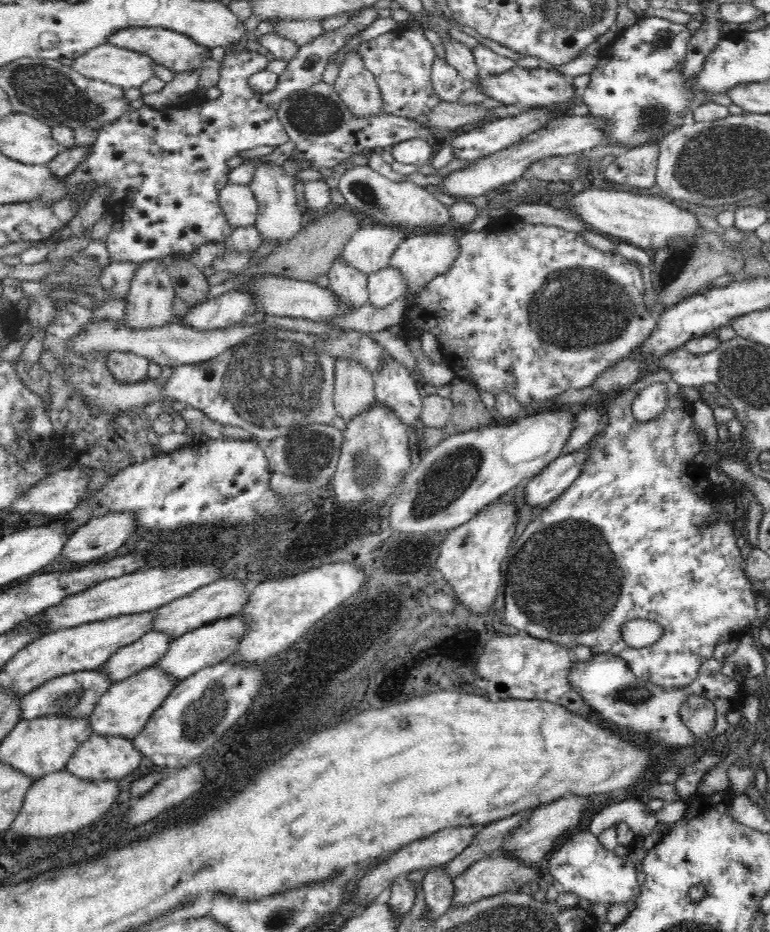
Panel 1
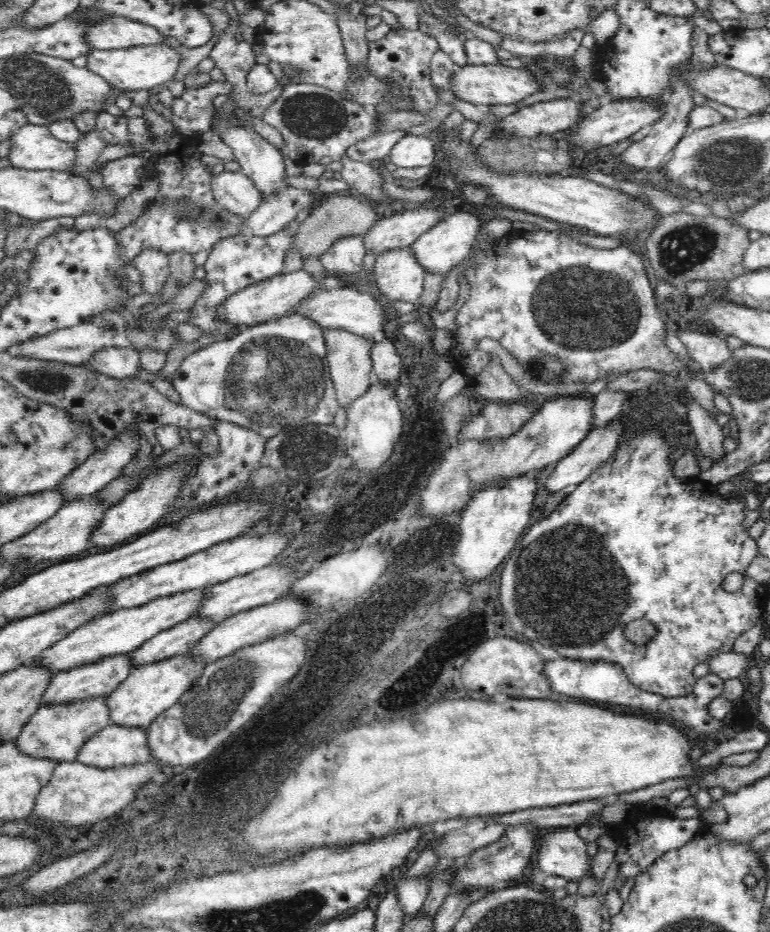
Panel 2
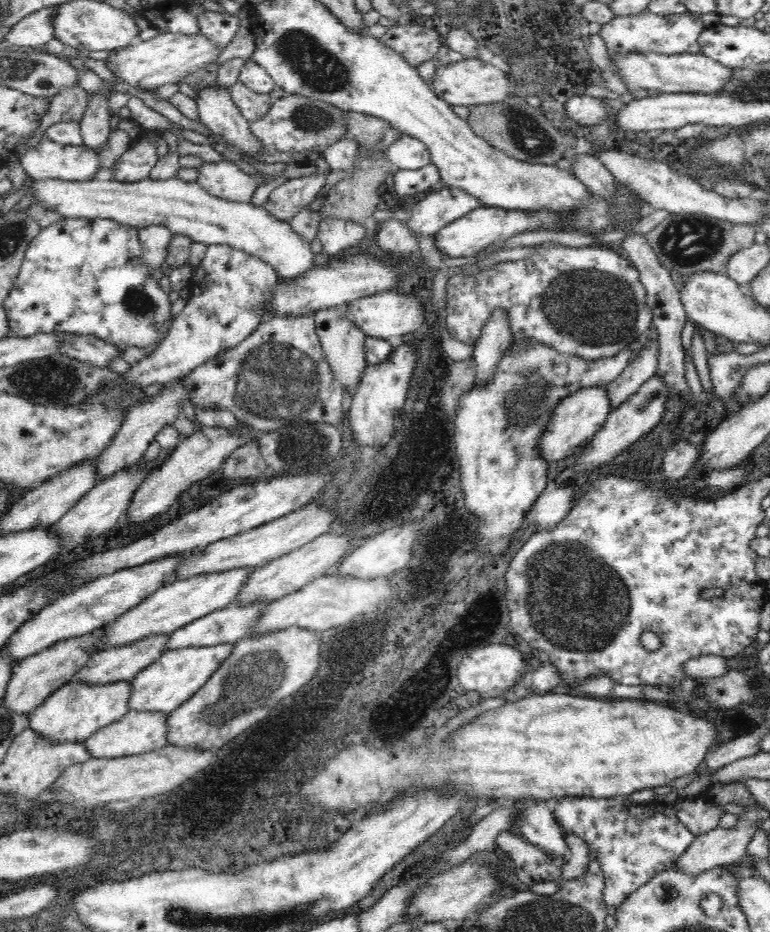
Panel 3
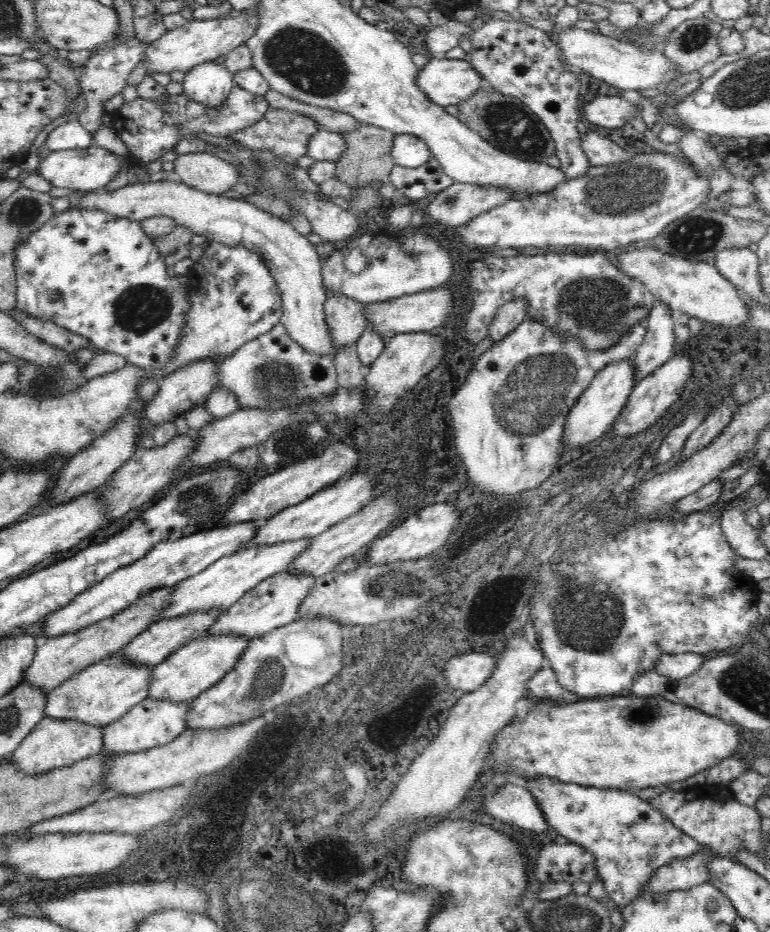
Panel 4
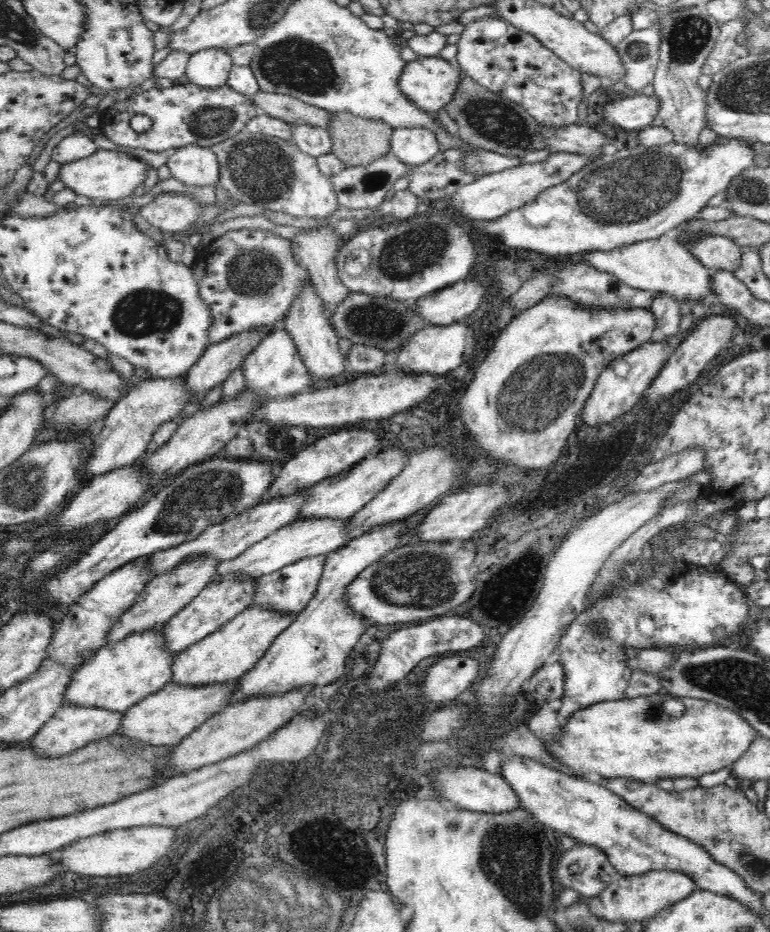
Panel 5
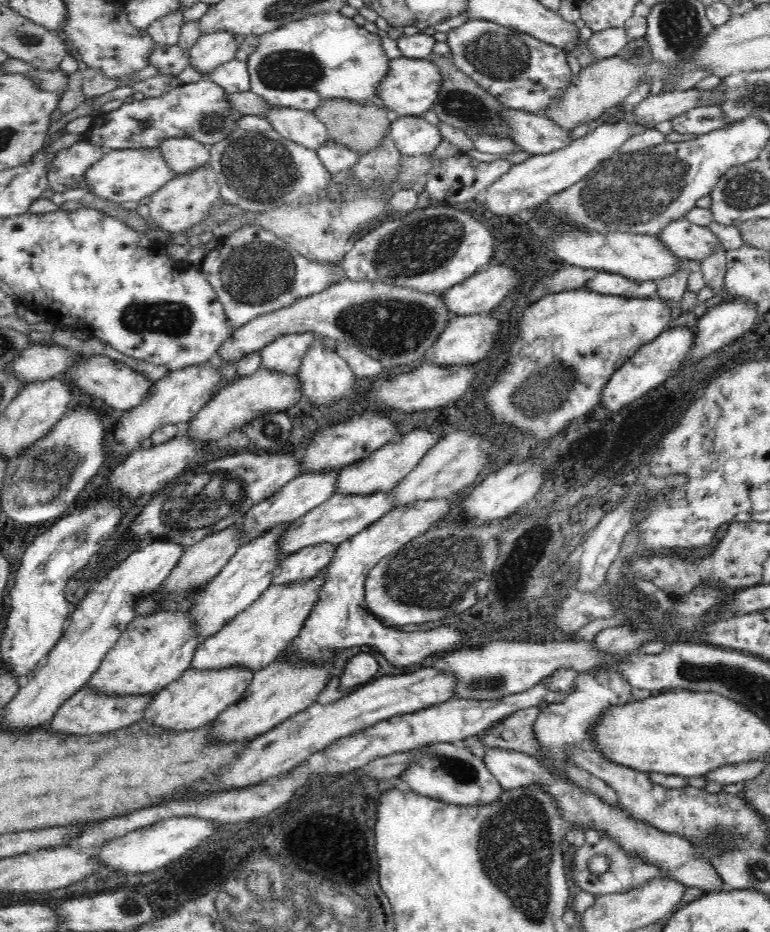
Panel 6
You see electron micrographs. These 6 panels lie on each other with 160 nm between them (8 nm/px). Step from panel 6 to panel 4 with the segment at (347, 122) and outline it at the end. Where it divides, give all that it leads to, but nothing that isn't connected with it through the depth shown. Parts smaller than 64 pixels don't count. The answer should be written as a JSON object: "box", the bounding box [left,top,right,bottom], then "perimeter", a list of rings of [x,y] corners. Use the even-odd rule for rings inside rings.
{"box":[336,123,395,187],"perimeter":[[[362,123],[350,132],[344,133],[346,150],[341,154],[341,158],[336,163],[336,177],[340,181],[354,187],[365,187],[372,183],[382,184],[389,178],[393,169],[394,161],[391,155],[395,132],[368,124]]]}

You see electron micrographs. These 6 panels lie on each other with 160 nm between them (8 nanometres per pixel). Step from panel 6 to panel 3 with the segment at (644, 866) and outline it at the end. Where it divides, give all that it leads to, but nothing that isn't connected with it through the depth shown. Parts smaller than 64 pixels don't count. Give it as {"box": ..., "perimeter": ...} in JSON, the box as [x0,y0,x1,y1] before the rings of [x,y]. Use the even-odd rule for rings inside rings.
{"box":[494,831,570,888],"perimeter":[[[515,831],[501,832],[494,842],[497,843],[496,848],[500,852],[510,855],[510,860],[514,864],[518,866],[524,864],[524,872],[516,872],[516,876],[528,888],[536,882],[560,882],[563,878],[562,874],[568,864],[570,853],[563,857],[552,858]]]}

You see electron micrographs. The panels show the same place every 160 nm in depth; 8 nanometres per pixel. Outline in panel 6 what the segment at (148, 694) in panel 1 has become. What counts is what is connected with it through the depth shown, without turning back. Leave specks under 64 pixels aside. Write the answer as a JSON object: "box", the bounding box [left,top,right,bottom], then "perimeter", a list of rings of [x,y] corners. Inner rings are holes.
{"box":[190,567,326,674],"perimeter":[[[326,567],[317,575],[309,579],[294,581],[294,584],[272,584],[244,612],[234,616],[228,624],[225,624],[222,630],[216,632],[214,636],[203,639],[196,646],[196,652],[192,656],[192,664],[190,666],[198,670],[227,669],[229,666],[244,666],[250,668],[252,674],[254,674],[259,668],[264,668],[267,664],[270,664],[300,634],[304,622],[308,620],[308,614],[312,612],[312,608],[320,600],[321,589],[325,584],[324,580],[326,580],[324,574],[326,574]]]}

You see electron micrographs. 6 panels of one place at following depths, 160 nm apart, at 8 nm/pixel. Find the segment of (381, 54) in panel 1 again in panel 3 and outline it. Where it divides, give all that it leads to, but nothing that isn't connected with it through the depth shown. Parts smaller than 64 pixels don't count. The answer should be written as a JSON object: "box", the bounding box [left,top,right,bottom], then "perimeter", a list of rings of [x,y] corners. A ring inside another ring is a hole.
{"box":[379,21,442,68],"perimeter":[[[413,21],[406,26],[398,26],[393,22],[379,40],[416,68],[422,62],[434,60],[442,46],[440,34],[434,28],[426,28],[419,21]]]}

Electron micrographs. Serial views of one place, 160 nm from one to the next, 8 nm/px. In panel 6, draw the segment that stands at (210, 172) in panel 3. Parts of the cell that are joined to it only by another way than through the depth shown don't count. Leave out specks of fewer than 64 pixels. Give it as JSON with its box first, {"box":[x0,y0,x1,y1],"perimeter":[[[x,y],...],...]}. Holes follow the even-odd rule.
{"box":[159,137,211,175],"perimeter":[[[174,137],[162,141],[159,149],[176,175],[184,175],[206,164],[211,157],[210,146],[194,138]]]}

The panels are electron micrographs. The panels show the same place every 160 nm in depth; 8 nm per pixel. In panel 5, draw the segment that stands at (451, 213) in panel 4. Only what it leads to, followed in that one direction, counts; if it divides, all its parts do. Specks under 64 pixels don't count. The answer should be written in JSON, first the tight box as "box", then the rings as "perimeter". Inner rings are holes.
{"box":[449,152,592,220],"perimeter":[[[557,152],[550,153],[546,160],[541,162],[524,162],[506,168],[502,172],[495,172],[478,178],[476,182],[464,184],[458,192],[454,192],[449,197],[450,205],[460,210],[460,214],[472,220],[494,220],[500,216],[506,216],[508,212],[522,208],[524,204],[536,200],[536,196],[540,192],[544,192],[546,188],[556,186],[566,182],[576,172],[580,172],[584,166],[588,166],[592,162],[592,157],[580,155],[573,152]]]}

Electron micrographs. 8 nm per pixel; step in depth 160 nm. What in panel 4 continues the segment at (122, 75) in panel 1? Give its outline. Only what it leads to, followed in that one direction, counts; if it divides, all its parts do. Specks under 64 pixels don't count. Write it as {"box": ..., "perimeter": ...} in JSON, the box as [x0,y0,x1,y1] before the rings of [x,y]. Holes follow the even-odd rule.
{"box":[142,6,260,75],"perimeter":[[[254,6],[252,10],[238,10],[232,9],[232,12],[226,18],[214,18],[214,20],[192,20],[188,24],[174,30],[167,30],[166,34],[160,39],[148,44],[148,49],[142,55],[142,60],[147,63],[146,72],[152,75],[154,72],[162,72],[169,74],[172,70],[180,70],[187,73],[194,65],[202,64],[206,61],[215,61],[220,56],[225,56],[228,52],[232,52],[234,48],[245,45],[245,43],[255,36],[260,25],[259,6]]]}

